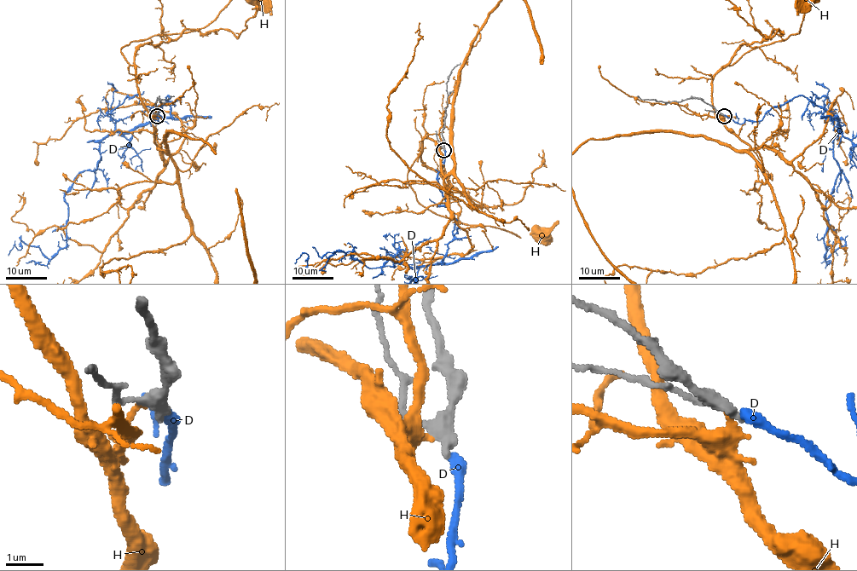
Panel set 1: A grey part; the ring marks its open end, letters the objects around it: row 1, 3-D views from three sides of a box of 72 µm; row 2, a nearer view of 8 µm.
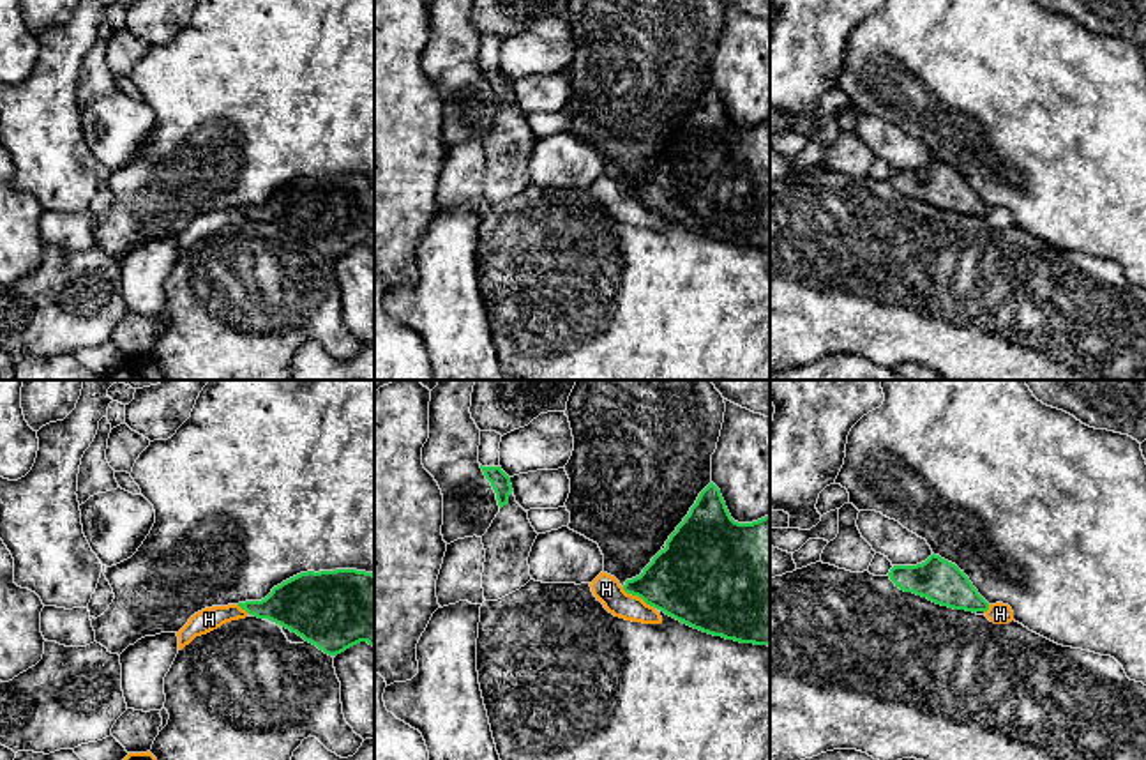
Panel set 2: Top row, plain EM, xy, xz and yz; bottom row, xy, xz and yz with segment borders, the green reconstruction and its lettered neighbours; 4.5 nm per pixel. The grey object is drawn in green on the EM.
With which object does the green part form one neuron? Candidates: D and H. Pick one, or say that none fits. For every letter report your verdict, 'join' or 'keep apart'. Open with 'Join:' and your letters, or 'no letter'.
Join: D
D: join
H: keep apart

